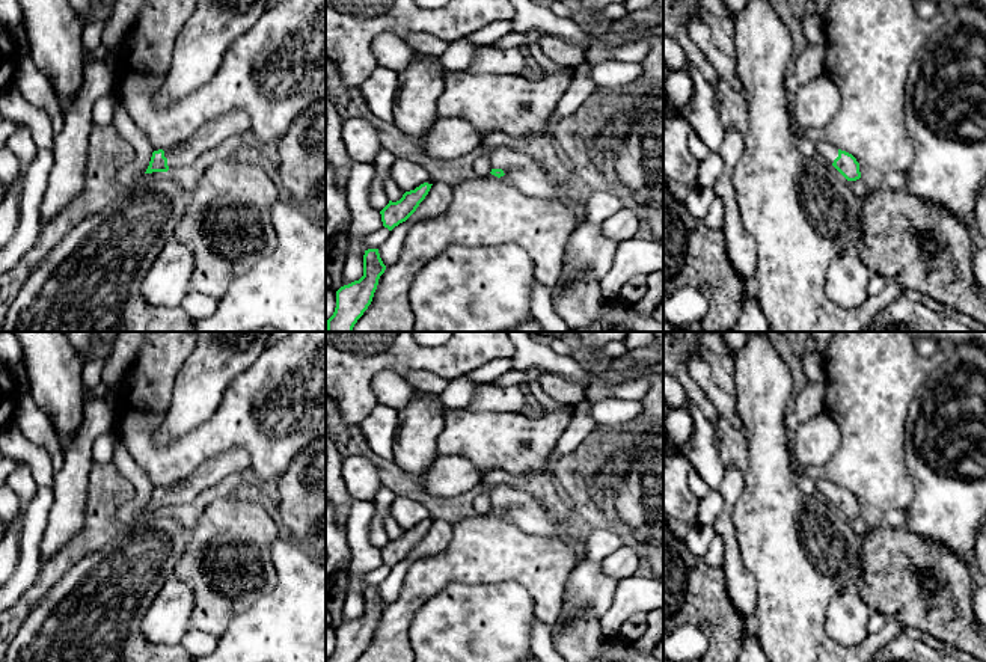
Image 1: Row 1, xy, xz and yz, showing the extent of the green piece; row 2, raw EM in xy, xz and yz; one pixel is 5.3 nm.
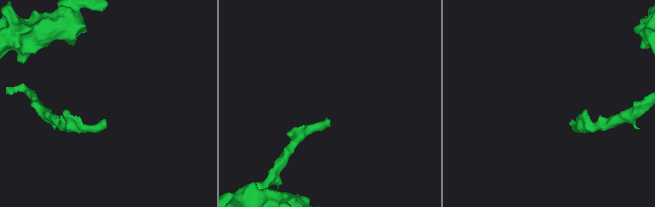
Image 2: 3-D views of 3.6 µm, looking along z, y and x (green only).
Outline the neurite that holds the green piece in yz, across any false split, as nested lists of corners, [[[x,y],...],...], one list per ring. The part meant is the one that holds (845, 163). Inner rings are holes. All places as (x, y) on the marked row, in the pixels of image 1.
[[[820,142],[817,145],[817,154],[822,160],[832,164],[847,181],[856,181],[861,178],[859,163],[852,154],[837,149],[828,142]]]

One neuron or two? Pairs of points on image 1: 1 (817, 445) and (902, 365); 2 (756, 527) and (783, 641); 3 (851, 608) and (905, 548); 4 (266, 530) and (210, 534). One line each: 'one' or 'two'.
1: two
2: one
3: two
4: one

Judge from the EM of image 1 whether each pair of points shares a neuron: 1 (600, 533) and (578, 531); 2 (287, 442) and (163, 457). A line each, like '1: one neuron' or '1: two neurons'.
1: two neurons
2: one neuron

